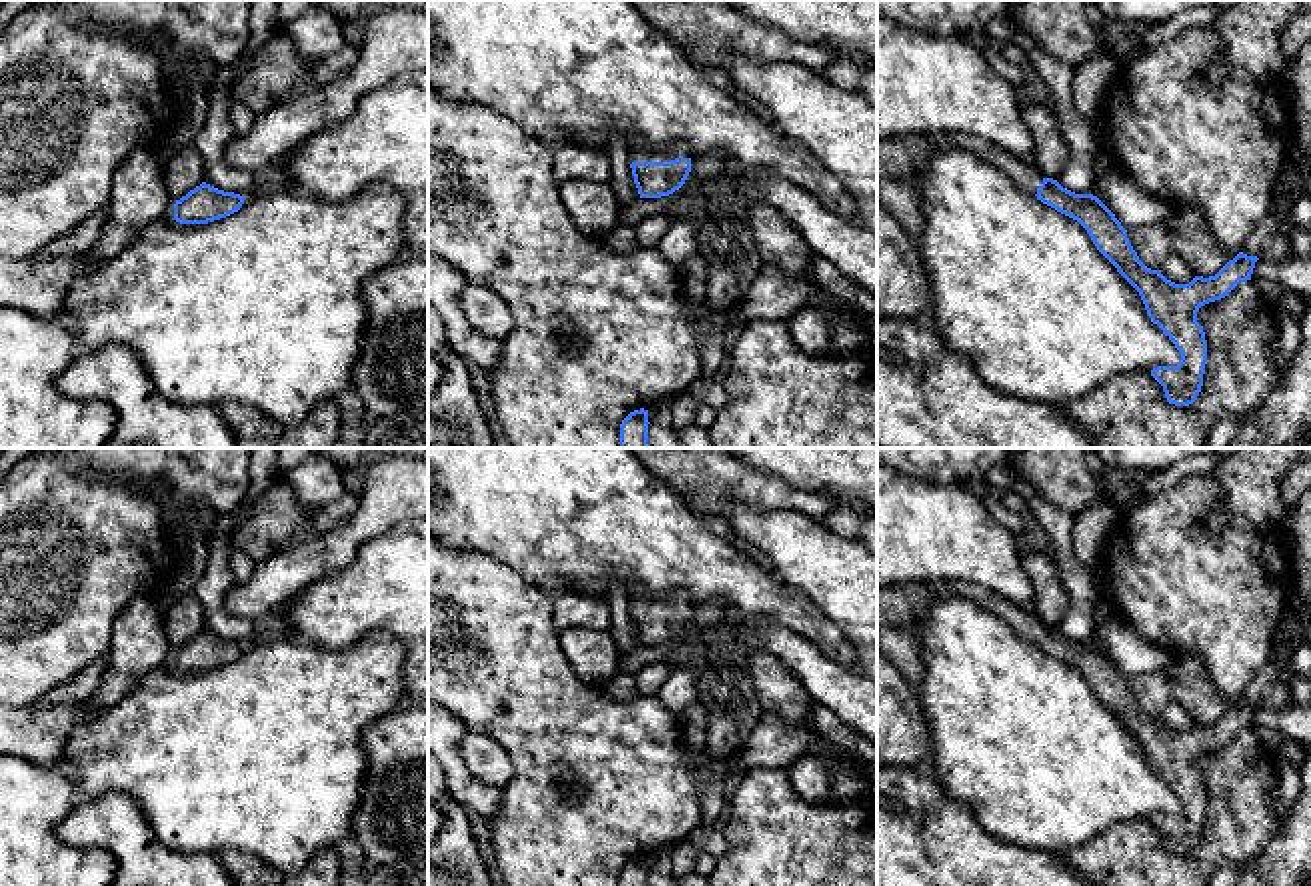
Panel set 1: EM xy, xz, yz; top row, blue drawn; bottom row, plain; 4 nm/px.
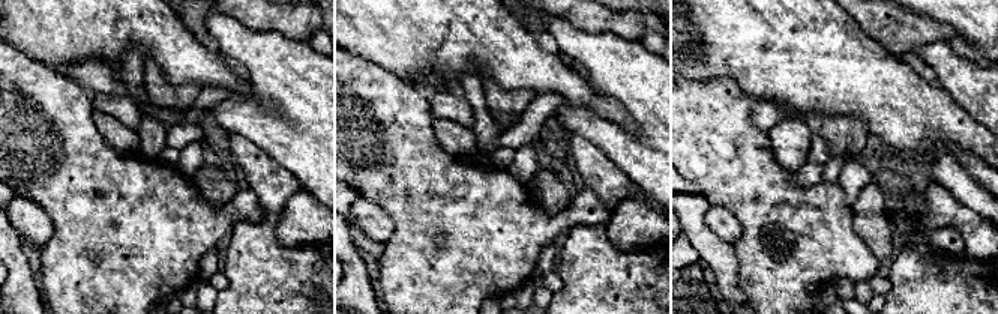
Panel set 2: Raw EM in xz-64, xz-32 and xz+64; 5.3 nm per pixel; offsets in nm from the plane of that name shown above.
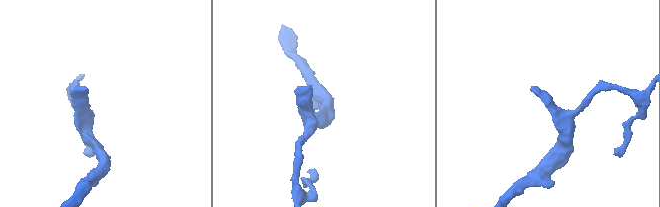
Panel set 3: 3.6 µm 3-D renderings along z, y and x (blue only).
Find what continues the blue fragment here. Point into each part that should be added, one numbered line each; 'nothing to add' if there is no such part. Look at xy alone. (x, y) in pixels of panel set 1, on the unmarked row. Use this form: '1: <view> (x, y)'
nothing to add

